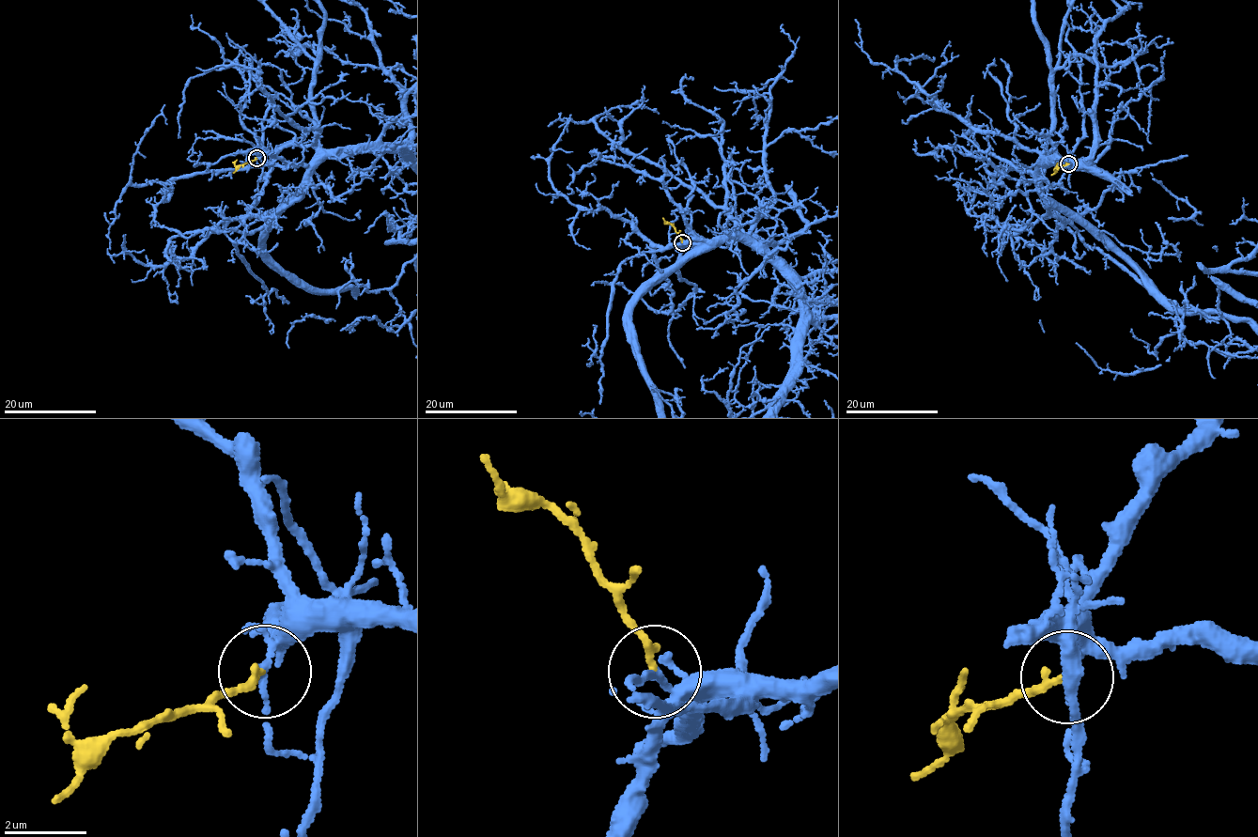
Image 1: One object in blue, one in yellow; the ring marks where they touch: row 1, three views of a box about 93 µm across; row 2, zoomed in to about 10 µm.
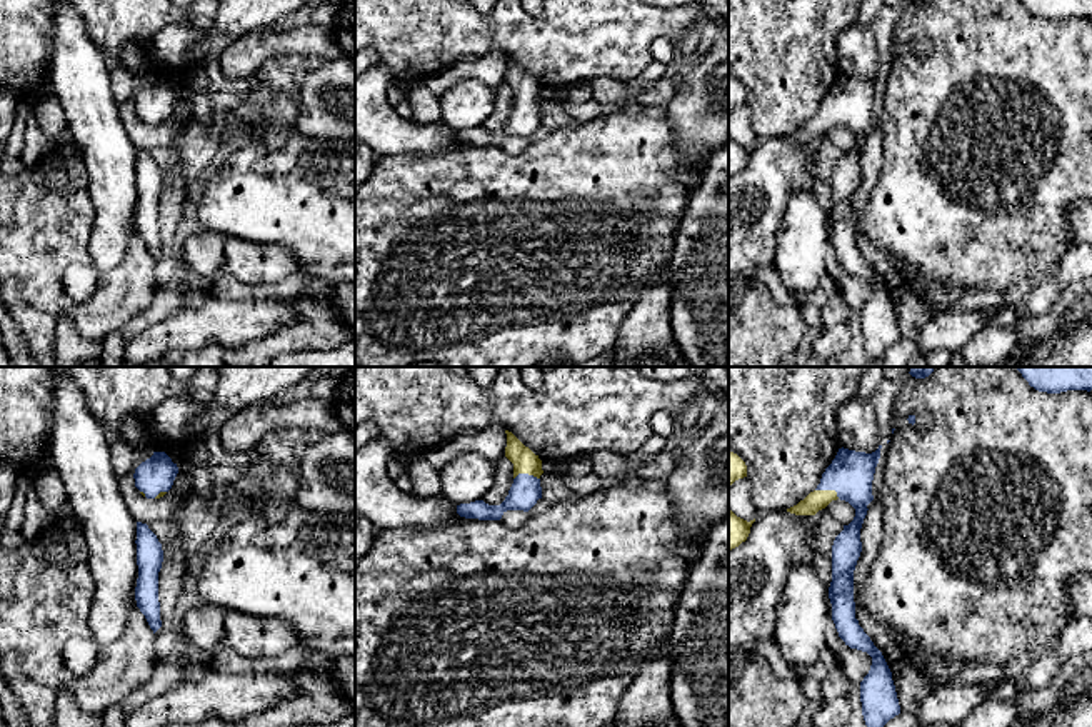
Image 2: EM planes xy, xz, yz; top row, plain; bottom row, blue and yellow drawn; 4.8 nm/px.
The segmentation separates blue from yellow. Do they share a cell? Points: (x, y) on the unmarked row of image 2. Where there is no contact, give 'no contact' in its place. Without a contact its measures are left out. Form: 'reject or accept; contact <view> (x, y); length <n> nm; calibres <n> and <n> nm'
accept; contact yz (829, 115); length 130 nm; calibres 220 and 100 nm

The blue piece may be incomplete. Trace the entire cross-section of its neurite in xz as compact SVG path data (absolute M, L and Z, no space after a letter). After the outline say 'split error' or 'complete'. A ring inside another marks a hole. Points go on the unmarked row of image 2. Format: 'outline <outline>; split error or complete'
outline M512 58L507 60L505 83L513 90L513 110L500 132L483 127L457 132L457 140L465 145L500 147L507 137L528 138L542 125L542 87L525 73Z; split error

